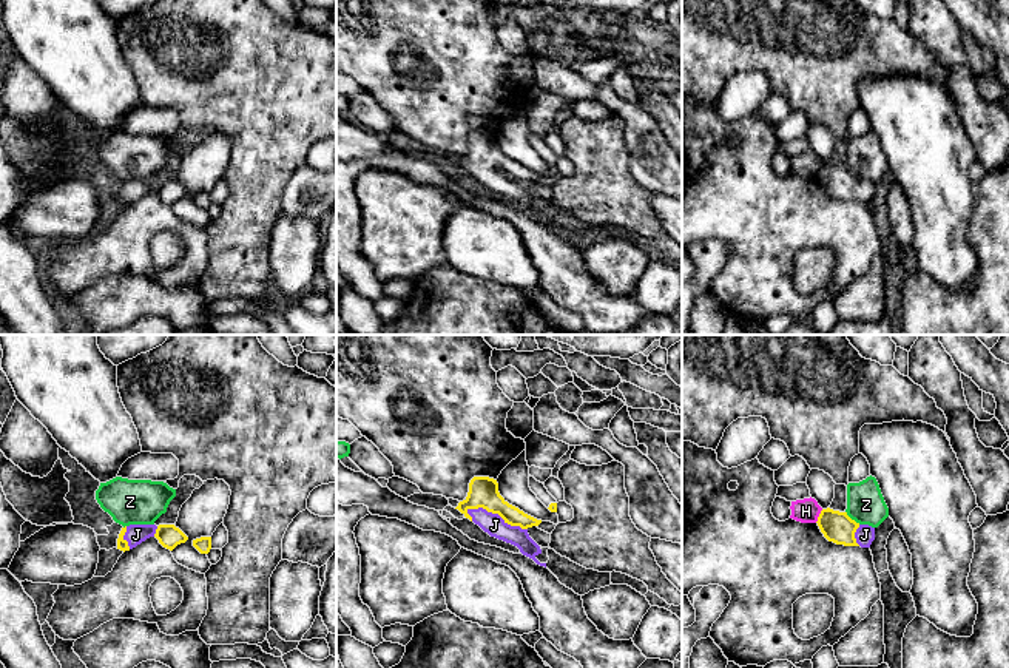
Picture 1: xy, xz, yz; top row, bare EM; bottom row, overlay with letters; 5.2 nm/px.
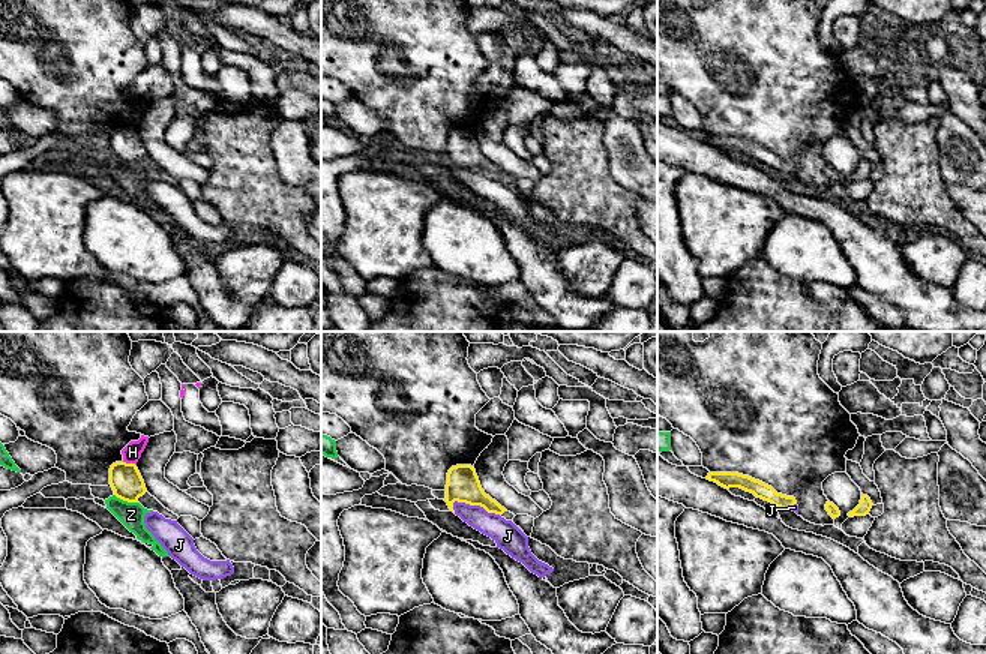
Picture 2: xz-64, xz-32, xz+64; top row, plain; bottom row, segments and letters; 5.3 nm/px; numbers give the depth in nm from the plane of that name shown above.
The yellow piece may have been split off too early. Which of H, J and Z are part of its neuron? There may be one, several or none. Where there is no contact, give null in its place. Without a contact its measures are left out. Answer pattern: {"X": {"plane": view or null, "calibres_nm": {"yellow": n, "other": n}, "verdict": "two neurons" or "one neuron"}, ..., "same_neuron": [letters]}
{"H": {"plane": "yz", "calibres_nm": {"yellow": 160, "other": 130}, "verdict": "two neurons"}, "J": {"plane": "xz", "calibres_nm": {"yellow": 160, "other": 110}, "verdict": "one neuron"}, "Z": {"plane": "yz", "calibres_nm": {"yellow": 160, "other": 200}, "verdict": "two neurons"}, "same_neuron": ["J"]}

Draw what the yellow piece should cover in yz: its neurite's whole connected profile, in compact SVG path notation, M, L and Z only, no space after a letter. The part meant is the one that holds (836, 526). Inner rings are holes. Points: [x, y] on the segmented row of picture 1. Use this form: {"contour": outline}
{"contour": "M822 509L816 523L824 537L836 545L870 548L875 540L875 528L856 523L847 512Z"}

